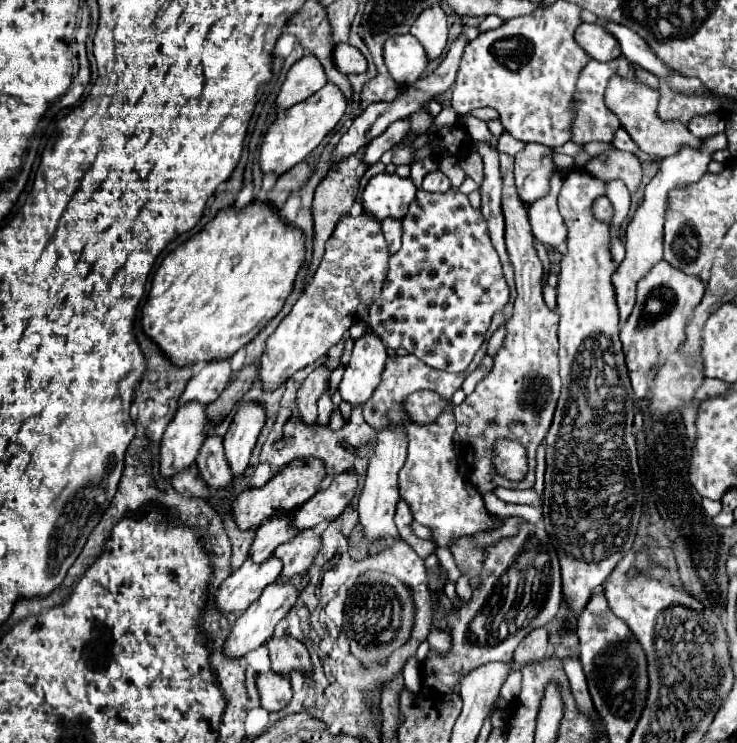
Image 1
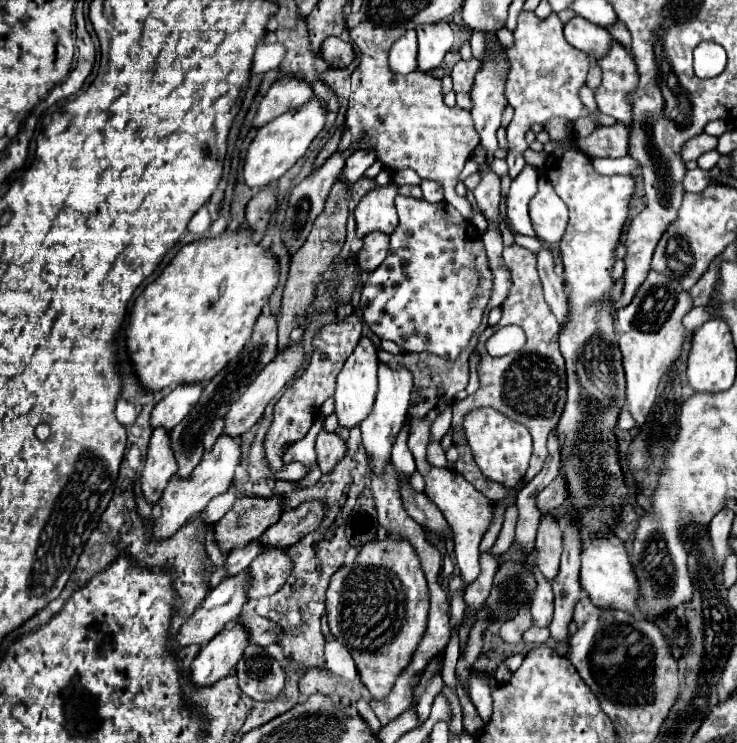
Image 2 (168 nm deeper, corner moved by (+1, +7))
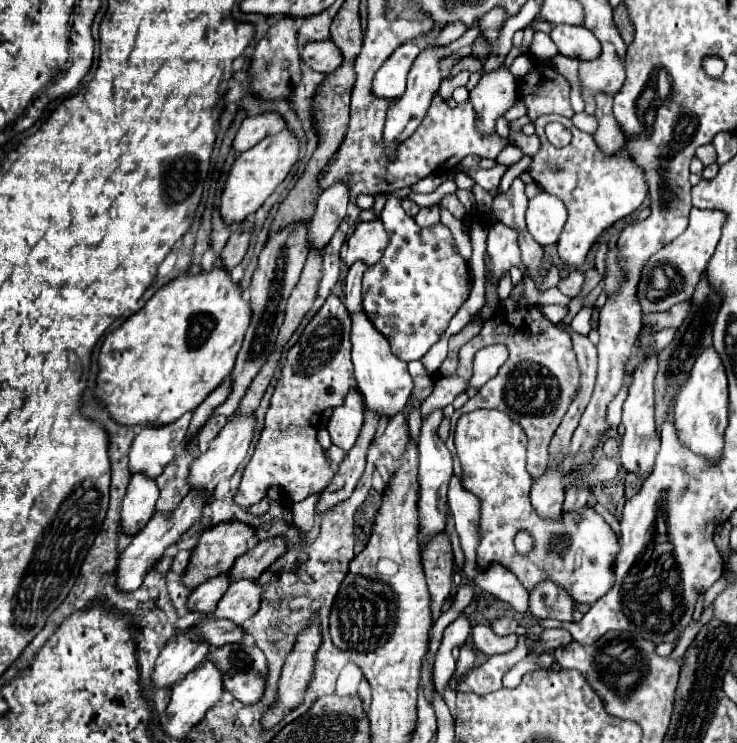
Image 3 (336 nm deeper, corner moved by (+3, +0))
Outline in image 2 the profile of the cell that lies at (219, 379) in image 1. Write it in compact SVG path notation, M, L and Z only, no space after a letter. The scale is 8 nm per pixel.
M180 384L168 396L164 396L152 410L152 426L174 428L188 412L198 404L204 392L204 384Z

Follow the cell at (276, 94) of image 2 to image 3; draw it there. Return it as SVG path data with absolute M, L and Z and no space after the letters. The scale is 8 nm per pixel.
M262 113L258 117L246 117L232 141L232 149L236 155L252 149L256 143L260 143L266 135L276 135L282 129L286 129L286 123L276 113Z

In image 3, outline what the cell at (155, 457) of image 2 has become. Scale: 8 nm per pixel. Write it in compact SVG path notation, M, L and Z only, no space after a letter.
M134 475L122 499L120 533L136 535L154 515L156 501L158 501L158 487L154 487L154 481Z

